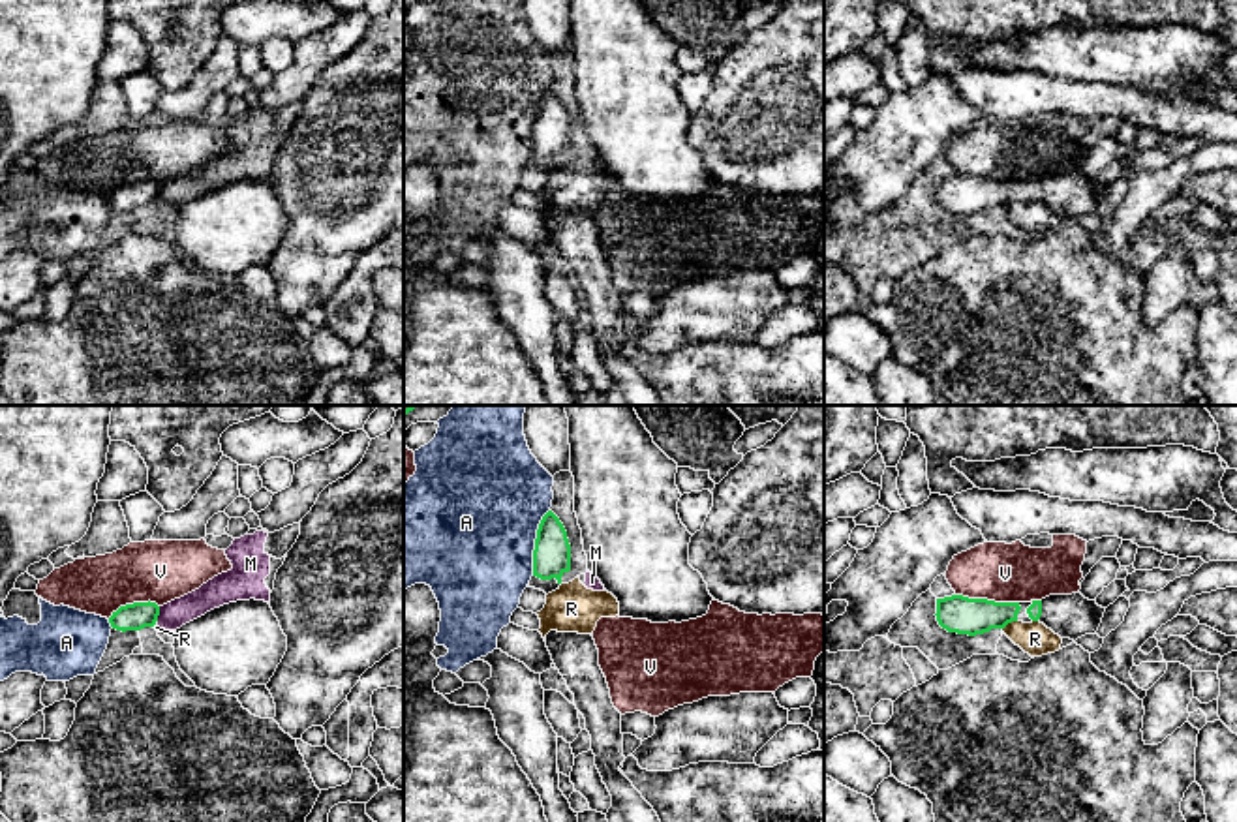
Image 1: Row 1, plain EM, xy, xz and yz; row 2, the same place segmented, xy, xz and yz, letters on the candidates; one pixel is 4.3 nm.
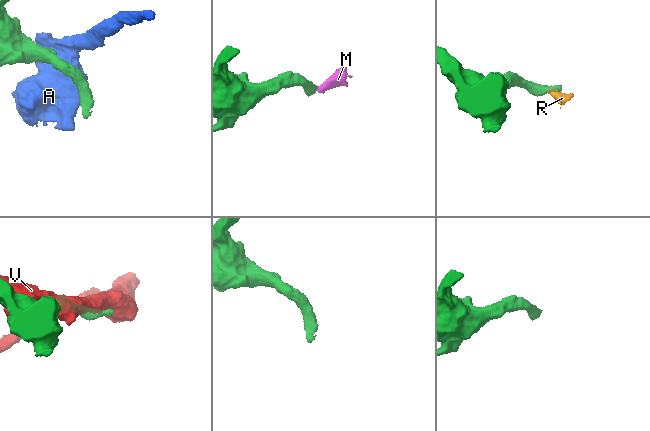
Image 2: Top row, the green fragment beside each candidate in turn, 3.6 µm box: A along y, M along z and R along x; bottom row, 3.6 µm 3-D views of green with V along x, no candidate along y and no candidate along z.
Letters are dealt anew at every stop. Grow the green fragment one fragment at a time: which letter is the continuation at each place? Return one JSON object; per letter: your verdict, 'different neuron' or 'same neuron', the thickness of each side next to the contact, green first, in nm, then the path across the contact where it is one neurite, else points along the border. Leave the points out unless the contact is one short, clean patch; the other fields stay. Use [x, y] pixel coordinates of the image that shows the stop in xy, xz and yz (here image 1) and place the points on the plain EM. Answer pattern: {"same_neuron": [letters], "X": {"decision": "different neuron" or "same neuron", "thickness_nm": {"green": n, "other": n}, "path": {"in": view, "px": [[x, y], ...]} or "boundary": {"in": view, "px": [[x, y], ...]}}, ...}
{"same_neuron": [], "A": {"decision": "different neuron", "thickness_nm": {"green": 160, "other": 500}}, "M": {"decision": "different neuron", "thickness_nm": {"green": 120, "other": 120}, "boundary": {"in": "xy", "px": [[160, 186], [154, 201]]}}, "R": {"decision": "different neuron", "thickness_nm": {"green": 160, "other": 140}, "boundary": {"in": "yz", "px": [[1016, 199], [1003, 209]]}}, "V": {"decision": "different neuron", "thickness_nm": {"green": 160, "other": 260}}}

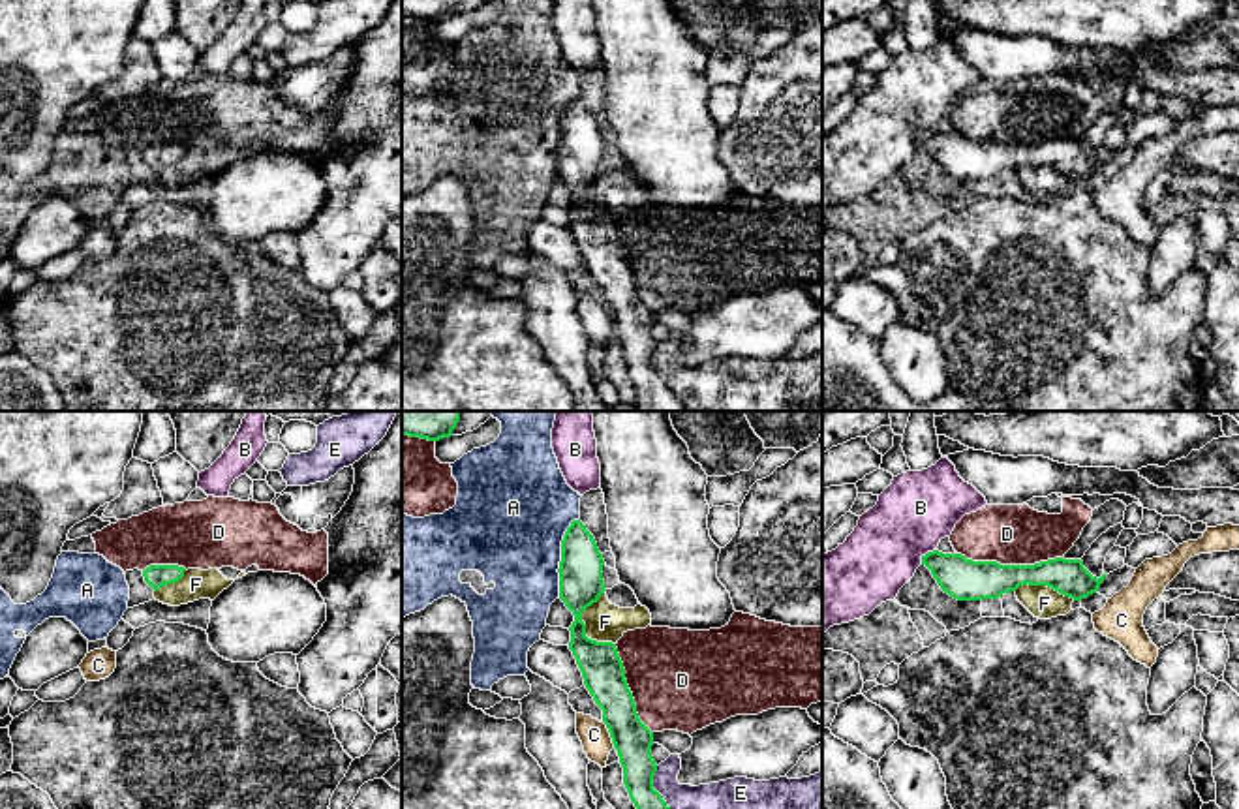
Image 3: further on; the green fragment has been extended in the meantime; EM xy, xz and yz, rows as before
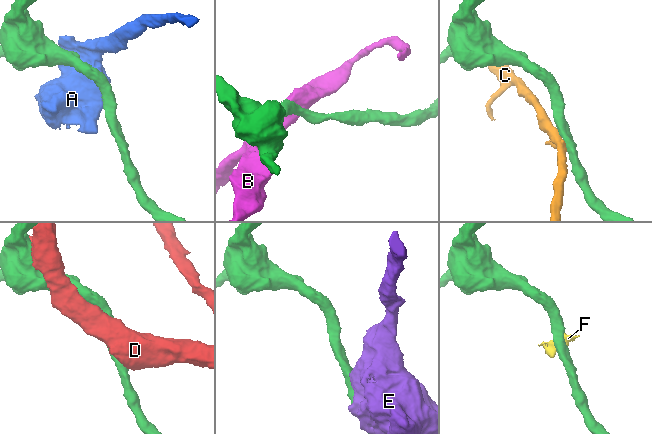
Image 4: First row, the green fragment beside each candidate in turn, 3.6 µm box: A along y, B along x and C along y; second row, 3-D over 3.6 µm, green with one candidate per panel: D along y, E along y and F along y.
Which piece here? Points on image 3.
{"same_neuron": [], "A": {"decision": "different neuron", "thickness_nm": {"green": 190, "other": 440}}, "B": {"decision": "different neuron", "thickness_nm": {"green": 180, "other": 320}, "boundary": {"in": "yz", "px": [[935, 128], [920, 143]]}}, "C": {"decision": "different neuron", "thickness_nm": {"green": 180, "other": 130}, "boundary": {"in": "xz", "px": [[603, 301], [614, 327]]}}, "D": {"decision": "different neuron", "thickness_nm": {"green": 180, "other": 260}}, "E": {"decision": "different neuron", "thickness_nm": {"green": 200, "other": 280}}, "F": {"decision": "different neuron", "thickness_nm": {"green": 190, "other": 170}, "boundary": {"in": "xz", "px": [[605, 169], [582, 192], [584, 213], [614, 224]]}}}

